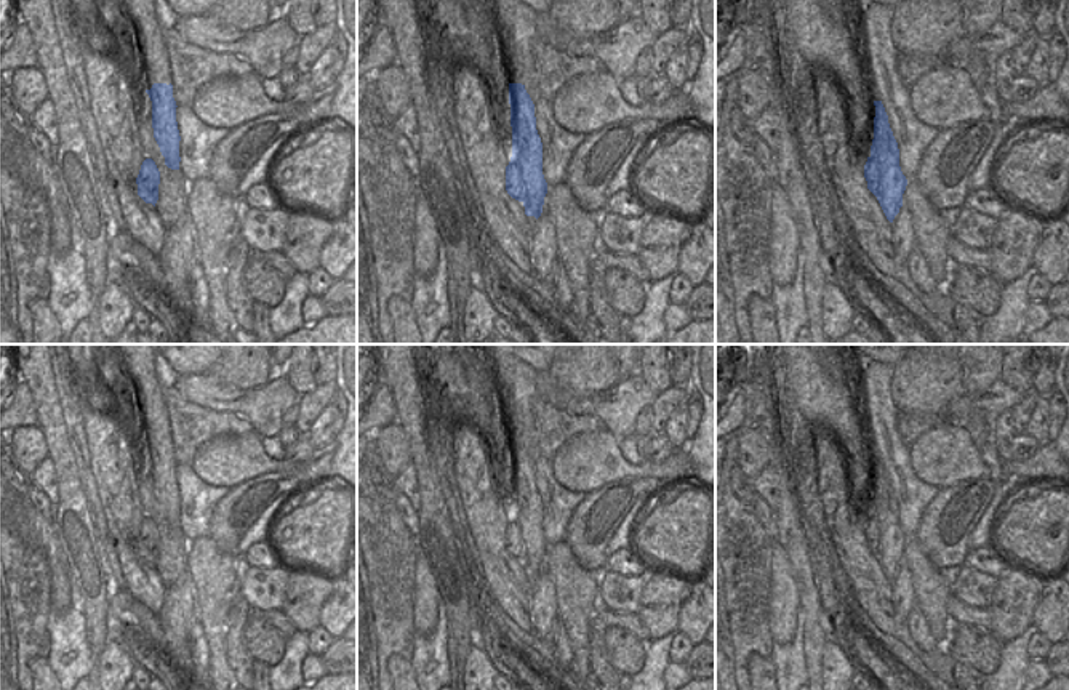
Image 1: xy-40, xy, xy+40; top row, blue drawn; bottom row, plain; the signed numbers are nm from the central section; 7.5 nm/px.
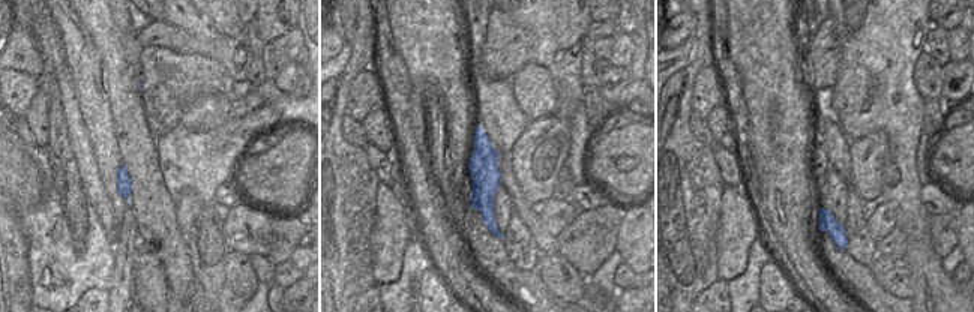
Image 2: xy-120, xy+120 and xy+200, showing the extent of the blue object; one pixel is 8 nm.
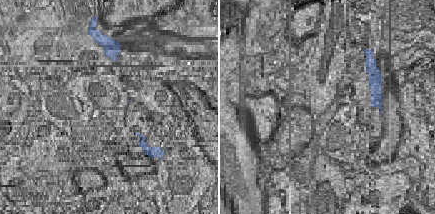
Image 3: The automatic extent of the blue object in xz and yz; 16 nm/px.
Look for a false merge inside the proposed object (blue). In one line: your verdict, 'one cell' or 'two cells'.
two cells

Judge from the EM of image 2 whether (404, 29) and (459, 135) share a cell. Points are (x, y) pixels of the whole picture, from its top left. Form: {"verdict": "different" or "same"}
{"verdict": "same"}

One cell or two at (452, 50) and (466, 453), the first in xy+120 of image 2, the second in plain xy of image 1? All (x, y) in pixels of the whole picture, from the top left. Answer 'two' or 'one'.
two

